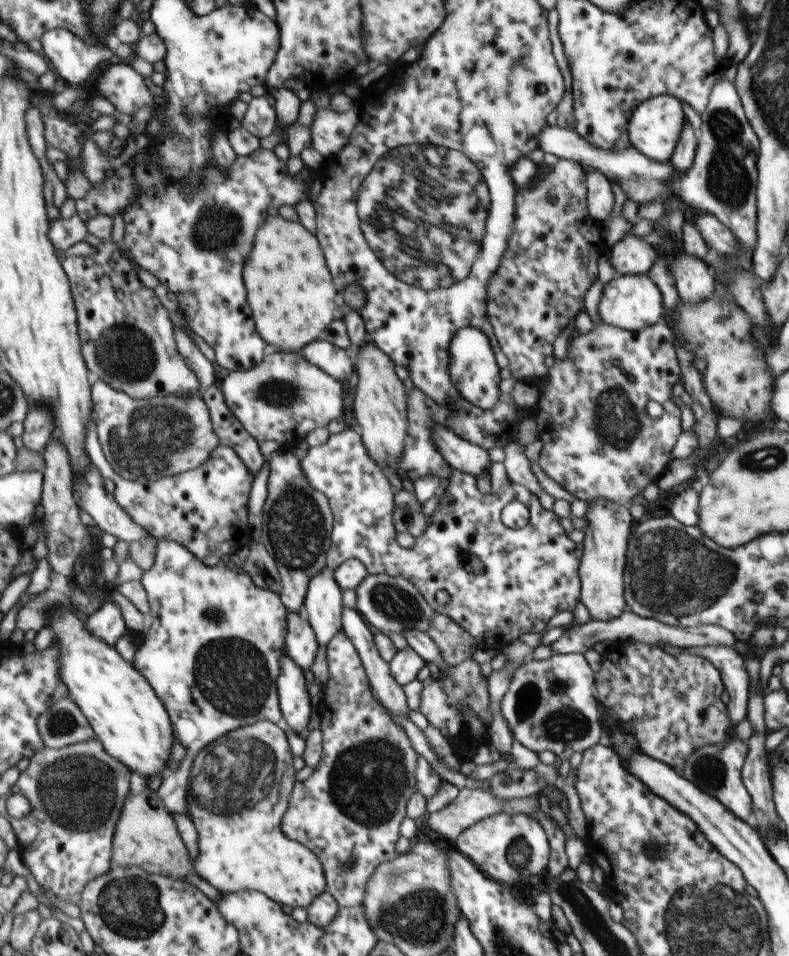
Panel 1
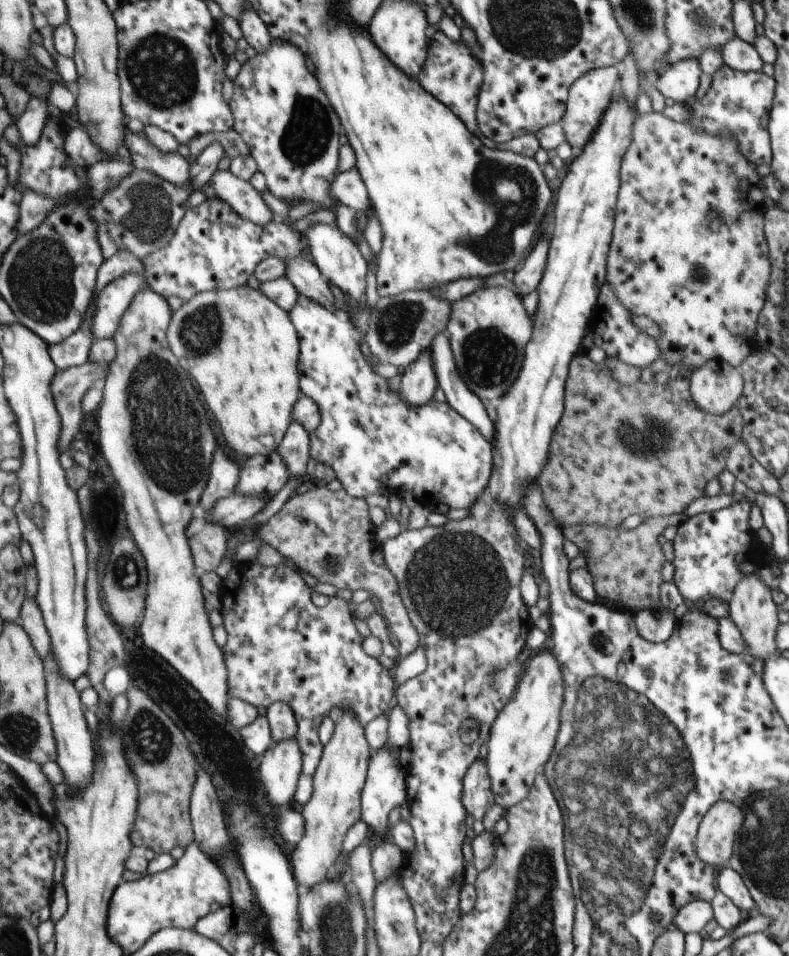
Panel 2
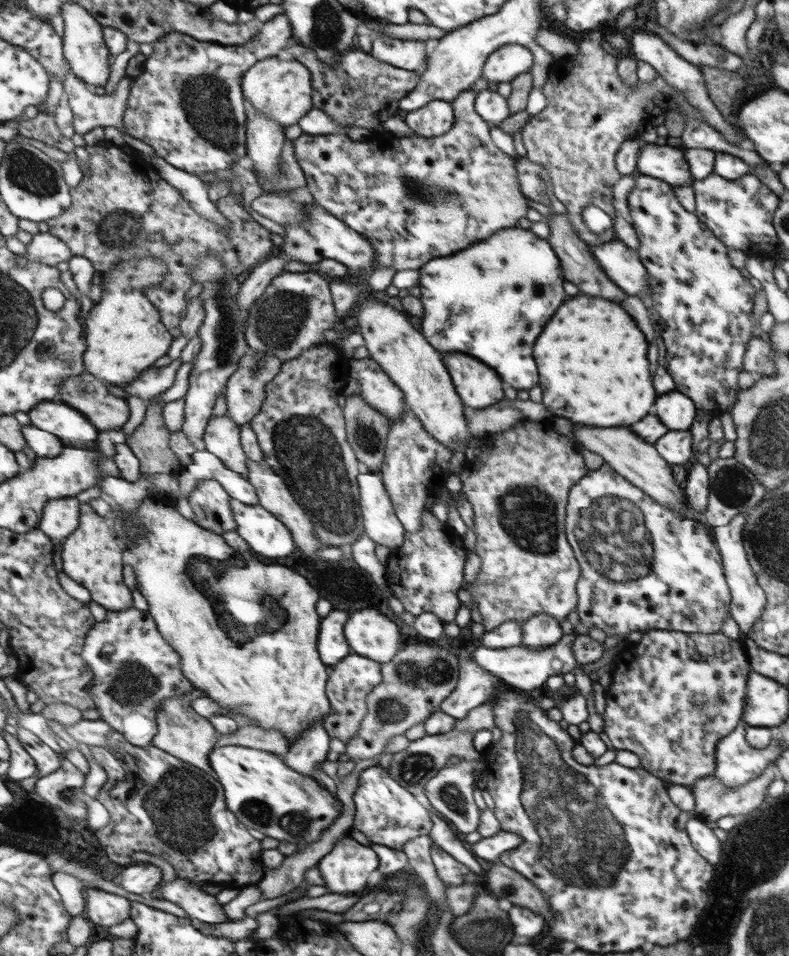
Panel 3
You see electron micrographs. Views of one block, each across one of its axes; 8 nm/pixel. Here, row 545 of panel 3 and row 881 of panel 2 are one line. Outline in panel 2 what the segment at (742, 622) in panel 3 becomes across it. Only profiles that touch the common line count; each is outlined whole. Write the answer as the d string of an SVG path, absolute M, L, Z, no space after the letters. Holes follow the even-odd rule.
M723 866L717 871L717 890L743 912L753 913L755 903L749 894L741 877L729 866Z

